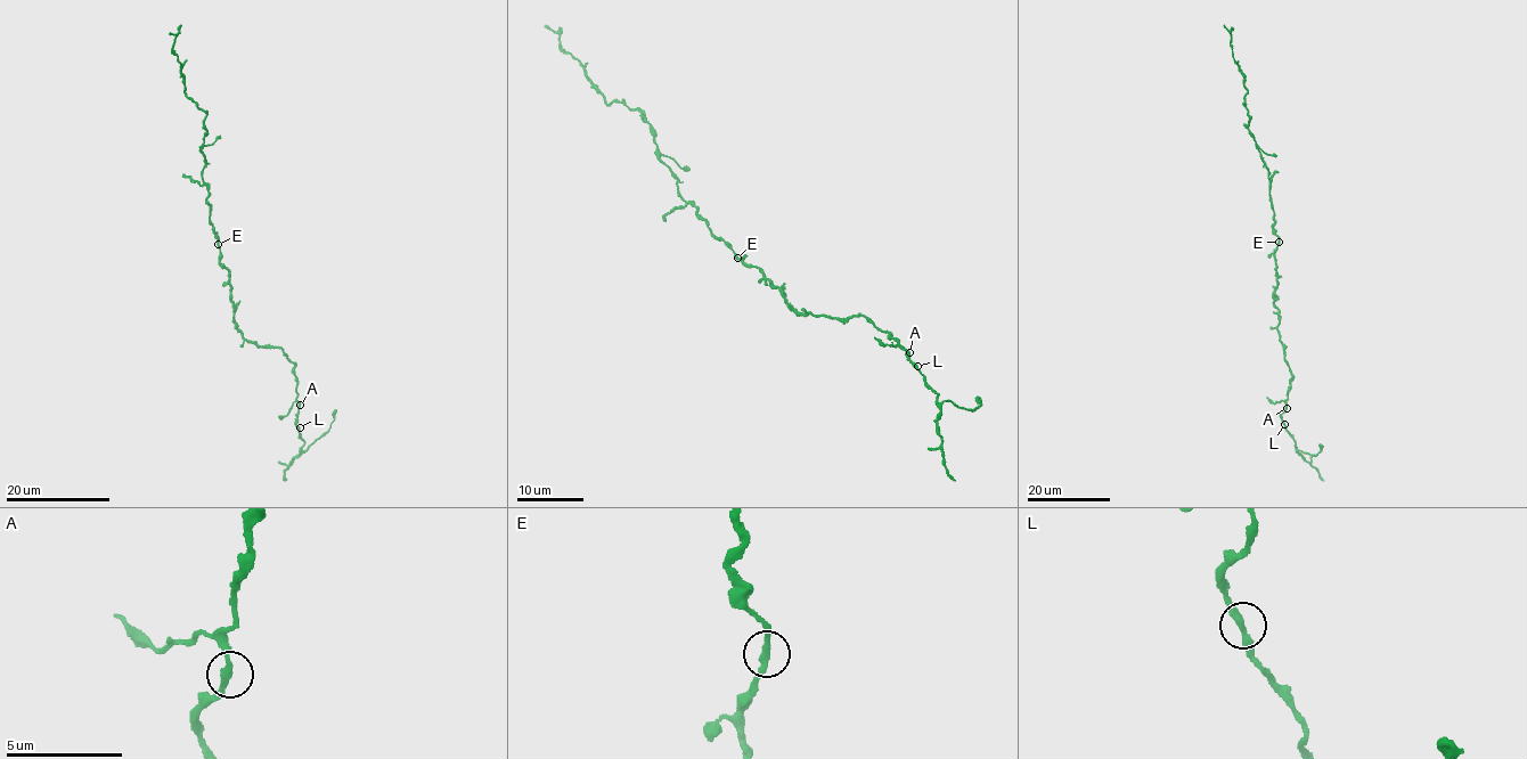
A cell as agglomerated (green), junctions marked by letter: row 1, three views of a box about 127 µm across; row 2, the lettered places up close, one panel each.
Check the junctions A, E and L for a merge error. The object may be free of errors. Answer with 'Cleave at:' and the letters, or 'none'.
Cleave at: none

